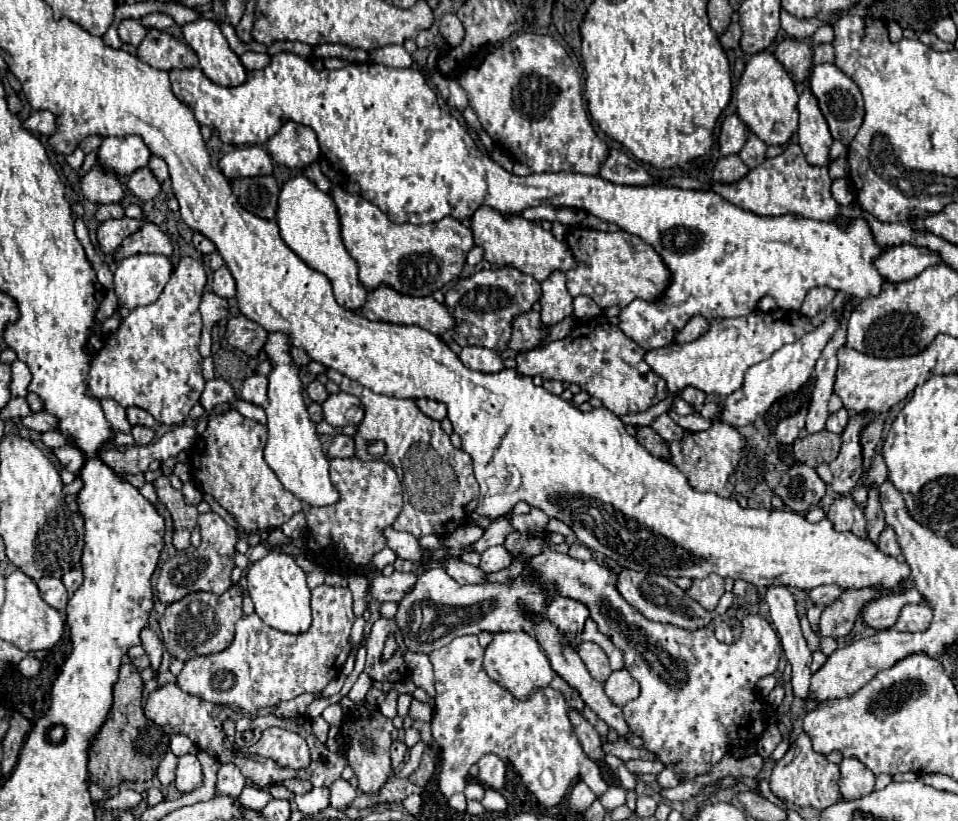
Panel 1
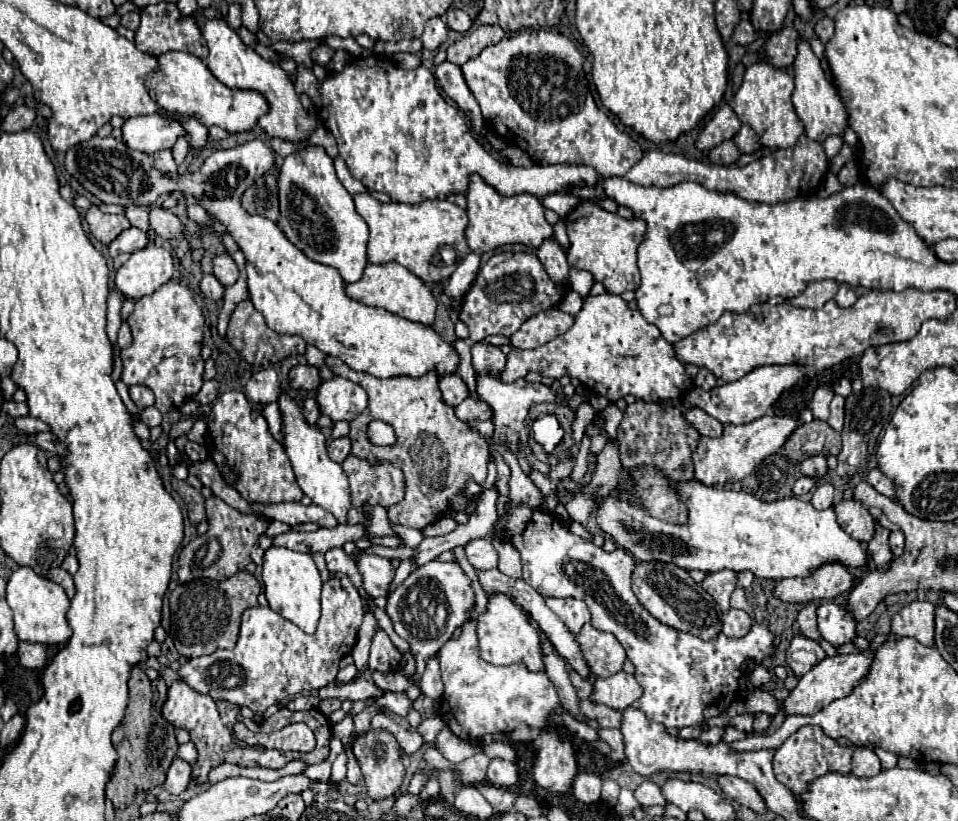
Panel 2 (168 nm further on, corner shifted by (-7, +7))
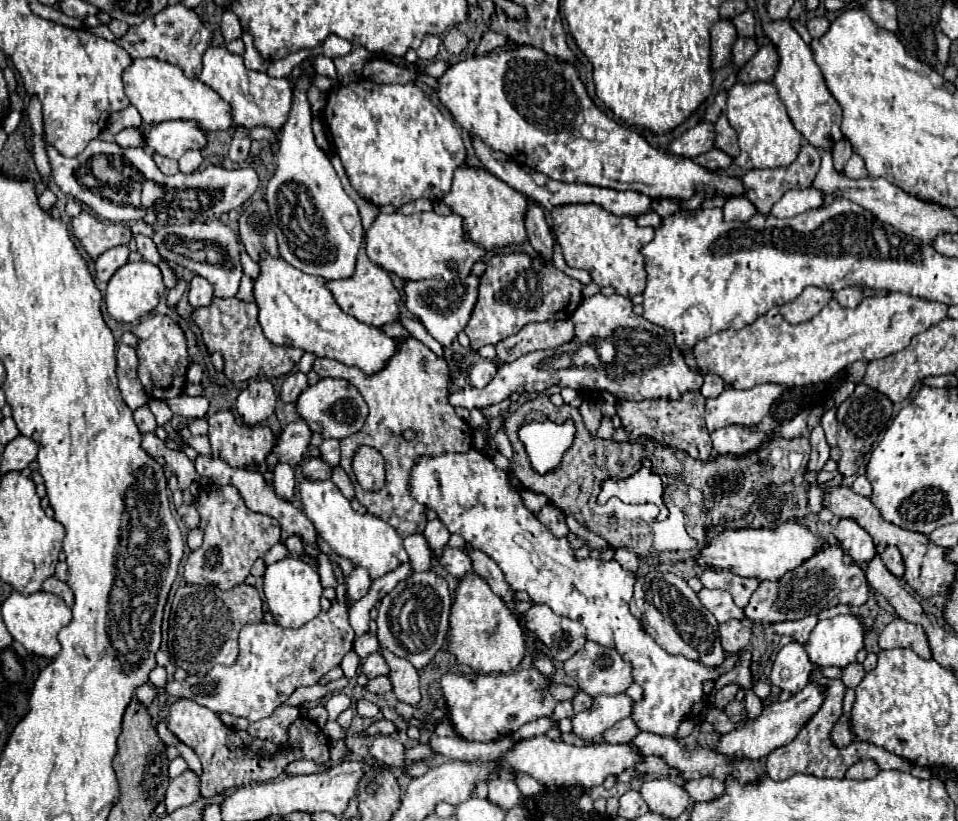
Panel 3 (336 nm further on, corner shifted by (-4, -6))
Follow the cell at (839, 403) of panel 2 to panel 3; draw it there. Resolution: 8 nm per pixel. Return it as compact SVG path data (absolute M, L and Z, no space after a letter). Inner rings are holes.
M829 409L829 411L823 415L821 427L823 427L823 431L825 431L827 443L829 443L831 447L835 447L835 445L837 445L839 431L838 421L835 419L835 409Z

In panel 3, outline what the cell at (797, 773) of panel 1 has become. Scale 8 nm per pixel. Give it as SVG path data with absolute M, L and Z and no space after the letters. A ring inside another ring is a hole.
M817 669L811 673L811 681L817 681L819 685L827 687L827 697L825 697L825 701L823 701L821 709L813 715L813 719L799 731L799 735L797 735L791 743L787 743L787 745L783 745L783 747L779 747L779 749L775 749L775 751L771 751L771 753L767 755L765 773L767 773L771 779L775 779L775 781L785 781L785 779L789 779L789 777L795 775L795 773L805 773L805 775L815 775L815 777L843 779L843 777L845 777L845 771L847 771L853 763L863 761L863 759L873 759L883 771L887 771L887 769L911 771L911 765L909 765L907 759L897 757L897 755L893 755L893 753L889 753L889 751L885 751L885 749L881 749L881 747L871 745L871 743L851 743L849 747L837 749L837 747L831 743L829 733L831 733L831 729L833 729L833 723L837 723L839 717L841 717L841 703L843 703L843 695L845 695L845 685L843 685L841 679L833 679L833 681L831 681L831 679L825 679Z

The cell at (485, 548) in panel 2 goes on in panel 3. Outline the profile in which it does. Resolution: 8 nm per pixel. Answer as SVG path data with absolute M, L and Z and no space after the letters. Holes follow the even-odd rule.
M445 547L443 549L443 557L441 557L441 565L451 571L453 577L461 579L463 575L467 573L473 573L473 567L471 567L471 557L467 555L465 549L451 549L451 547Z

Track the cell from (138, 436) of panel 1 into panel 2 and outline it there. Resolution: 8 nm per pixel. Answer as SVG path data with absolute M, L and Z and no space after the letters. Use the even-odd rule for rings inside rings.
M148 406L148 408L144 408L142 410L142 418L140 418L146 426L150 426L150 428L154 428L154 426L158 426L160 422L162 422L162 412L156 408L156 406Z

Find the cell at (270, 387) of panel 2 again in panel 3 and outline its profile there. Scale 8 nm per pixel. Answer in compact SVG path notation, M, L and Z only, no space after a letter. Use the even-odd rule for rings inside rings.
M267 379L251 381L249 387L237 397L237 413L247 425L257 425L273 415L275 403L277 395Z

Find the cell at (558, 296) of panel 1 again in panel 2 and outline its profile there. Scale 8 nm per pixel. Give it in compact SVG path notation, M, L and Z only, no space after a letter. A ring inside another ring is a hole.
M546 238L538 250L536 256L540 258L540 262L544 264L546 272L550 274L550 278L554 278L554 282L558 284L570 284L568 280L568 262L566 262L566 254L562 252L560 244L556 242L556 238Z

